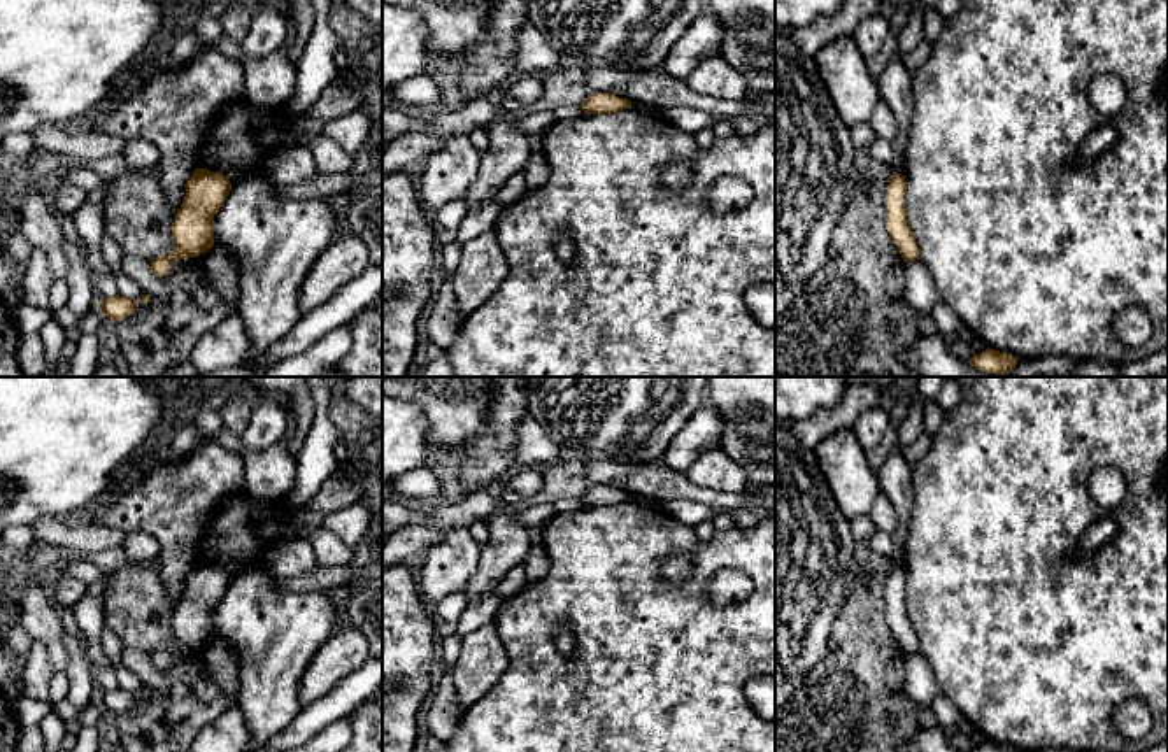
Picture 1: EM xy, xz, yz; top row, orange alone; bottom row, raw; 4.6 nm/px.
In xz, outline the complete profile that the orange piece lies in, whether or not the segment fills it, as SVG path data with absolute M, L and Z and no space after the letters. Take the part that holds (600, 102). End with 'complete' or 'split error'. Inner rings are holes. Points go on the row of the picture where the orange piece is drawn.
M595 93L588 96L582 103L584 114L610 114L619 112L631 107L631 102L628 98L619 98L610 93Z; complete

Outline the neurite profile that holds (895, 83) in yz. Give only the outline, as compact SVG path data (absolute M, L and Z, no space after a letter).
M894 51L879 77L880 96L886 100L898 121L898 135L891 140L894 160L893 172L905 175L905 147L914 109L912 72Z

